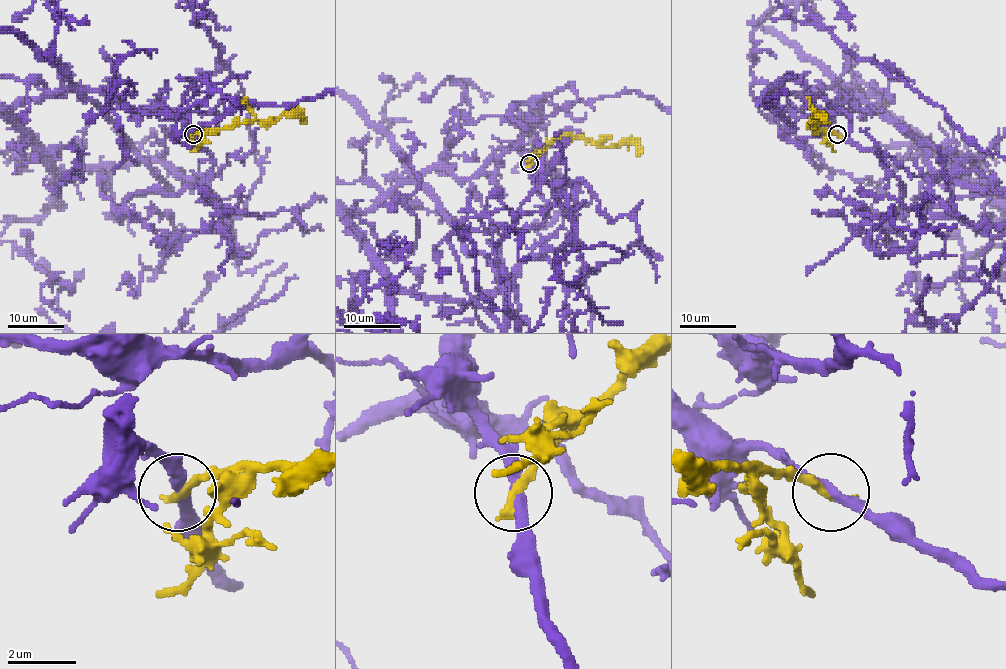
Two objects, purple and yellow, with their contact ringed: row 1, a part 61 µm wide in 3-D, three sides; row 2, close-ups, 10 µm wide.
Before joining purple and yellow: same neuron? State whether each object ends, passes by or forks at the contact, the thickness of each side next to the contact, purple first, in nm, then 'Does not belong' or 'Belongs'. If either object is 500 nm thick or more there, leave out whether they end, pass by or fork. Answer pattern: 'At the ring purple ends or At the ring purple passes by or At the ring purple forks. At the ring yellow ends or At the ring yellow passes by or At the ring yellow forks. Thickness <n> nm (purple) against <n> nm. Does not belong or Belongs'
At the ring purple passes by. At the ring yellow ends. Thickness 320 nm (purple) against 300 nm. Does not belong

